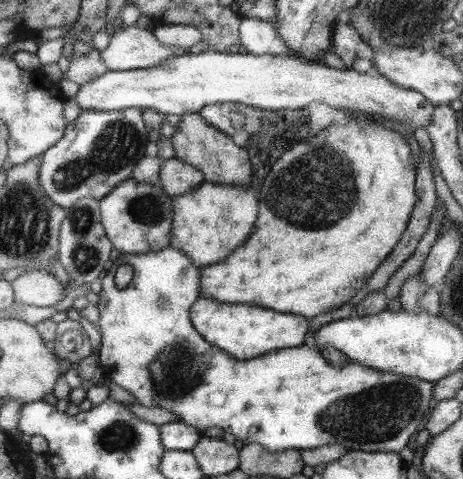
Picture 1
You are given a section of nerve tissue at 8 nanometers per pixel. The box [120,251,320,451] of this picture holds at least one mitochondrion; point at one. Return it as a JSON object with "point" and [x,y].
{"point":[169,378]}

